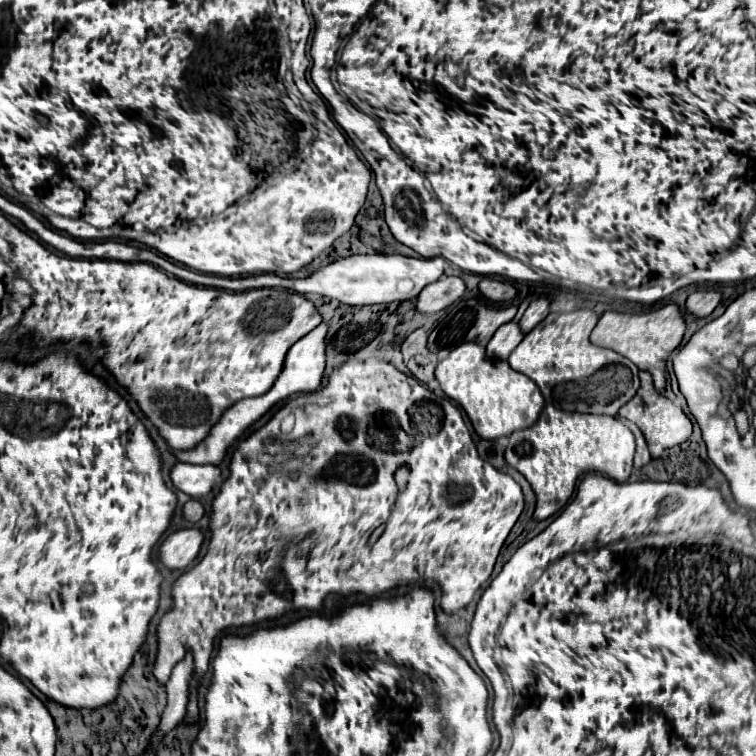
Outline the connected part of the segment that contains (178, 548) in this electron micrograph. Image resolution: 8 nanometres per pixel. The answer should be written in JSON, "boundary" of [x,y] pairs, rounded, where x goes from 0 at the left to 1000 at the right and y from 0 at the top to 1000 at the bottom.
{"boundary":[[[238,700],[228,705],[212,724],[212,739],[222,753],[246,753],[257,745],[270,718],[265,700]]]}

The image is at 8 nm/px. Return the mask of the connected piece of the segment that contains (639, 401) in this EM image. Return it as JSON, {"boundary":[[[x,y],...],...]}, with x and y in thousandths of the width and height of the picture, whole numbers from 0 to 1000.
{"boundary":[[[854,491],[847,493],[847,515],[844,515],[841,525],[820,541],[820,549],[847,565],[847,570],[849,570],[852,578],[854,578],[860,602],[862,602],[865,607],[873,604],[878,594],[892,591],[892,589],[907,583],[907,581],[915,575],[915,557],[905,549],[905,544],[902,544],[897,536],[892,536],[886,528],[881,528],[878,522],[873,522],[873,520],[865,515],[862,496],[854,493]]]}

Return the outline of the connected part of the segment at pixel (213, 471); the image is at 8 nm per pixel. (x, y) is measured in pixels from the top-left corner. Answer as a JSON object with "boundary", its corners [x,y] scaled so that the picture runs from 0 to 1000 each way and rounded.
{"boundary":[[[233,612],[233,618],[225,626],[228,639],[243,649],[246,655],[265,660],[272,657],[286,636],[291,634],[291,618],[288,615],[257,615],[257,612]]]}

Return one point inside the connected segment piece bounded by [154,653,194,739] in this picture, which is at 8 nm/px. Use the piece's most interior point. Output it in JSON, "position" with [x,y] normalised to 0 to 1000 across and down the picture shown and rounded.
{"position":[235,909]}

